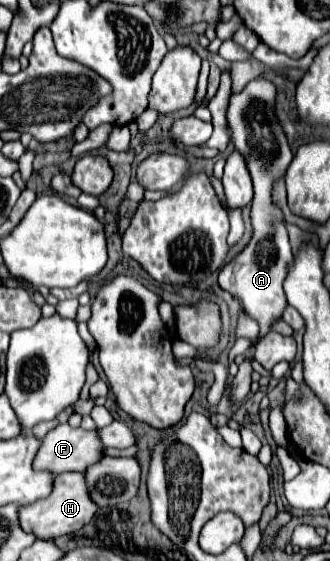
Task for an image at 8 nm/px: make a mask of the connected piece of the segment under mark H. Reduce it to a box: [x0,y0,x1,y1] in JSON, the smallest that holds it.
[19,472,99,540]

